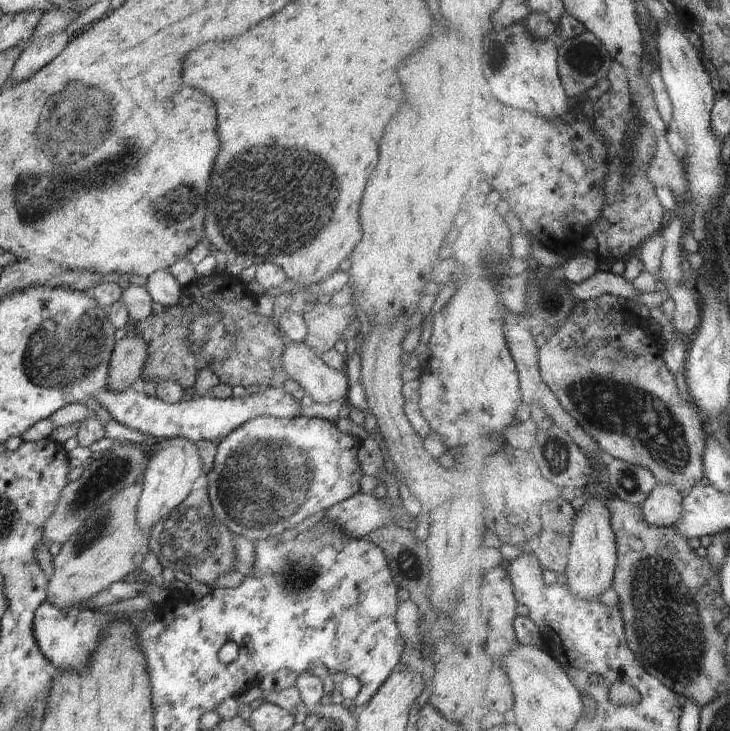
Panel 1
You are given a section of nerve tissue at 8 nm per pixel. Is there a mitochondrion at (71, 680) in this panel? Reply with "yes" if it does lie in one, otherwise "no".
no

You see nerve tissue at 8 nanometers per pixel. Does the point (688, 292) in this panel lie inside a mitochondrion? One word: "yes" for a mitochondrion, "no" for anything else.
no

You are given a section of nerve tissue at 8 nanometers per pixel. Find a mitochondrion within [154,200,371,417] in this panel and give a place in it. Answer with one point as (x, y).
(206, 339)

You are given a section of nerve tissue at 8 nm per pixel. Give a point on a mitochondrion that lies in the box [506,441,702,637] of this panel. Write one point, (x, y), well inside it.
(628, 481)

